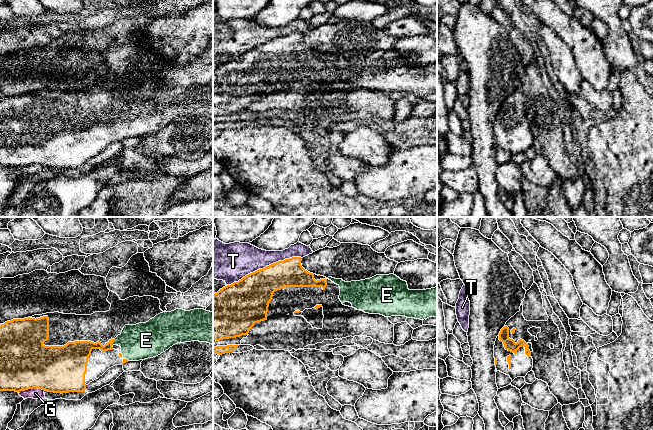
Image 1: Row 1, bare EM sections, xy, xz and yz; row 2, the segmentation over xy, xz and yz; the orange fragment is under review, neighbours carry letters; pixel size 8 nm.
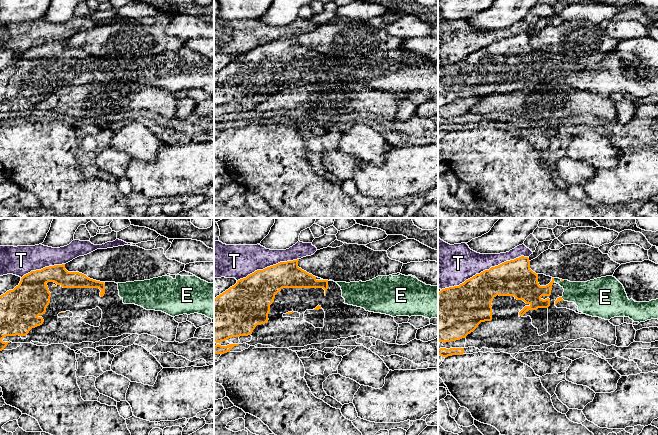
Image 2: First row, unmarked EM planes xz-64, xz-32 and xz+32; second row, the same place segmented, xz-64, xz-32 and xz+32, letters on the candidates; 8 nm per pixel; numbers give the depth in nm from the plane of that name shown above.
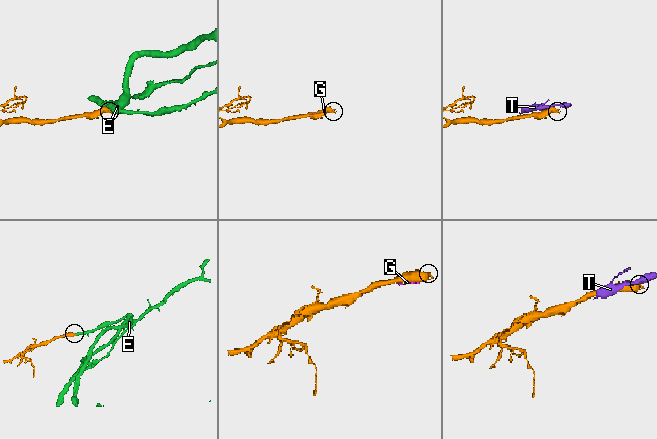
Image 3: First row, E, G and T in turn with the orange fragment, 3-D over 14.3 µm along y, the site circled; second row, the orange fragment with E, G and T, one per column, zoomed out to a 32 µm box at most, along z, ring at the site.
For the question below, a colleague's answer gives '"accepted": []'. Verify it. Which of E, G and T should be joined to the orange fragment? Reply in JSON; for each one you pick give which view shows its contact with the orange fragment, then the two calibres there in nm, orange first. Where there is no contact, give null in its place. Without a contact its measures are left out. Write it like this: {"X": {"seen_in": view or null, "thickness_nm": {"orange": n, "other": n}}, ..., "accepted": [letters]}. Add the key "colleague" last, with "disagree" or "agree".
{"E": {"seen_in": "xy", "thickness_nm": {"orange": 130, "other": 280}}, "accepted": ["E"], "colleague": "disagree"}

